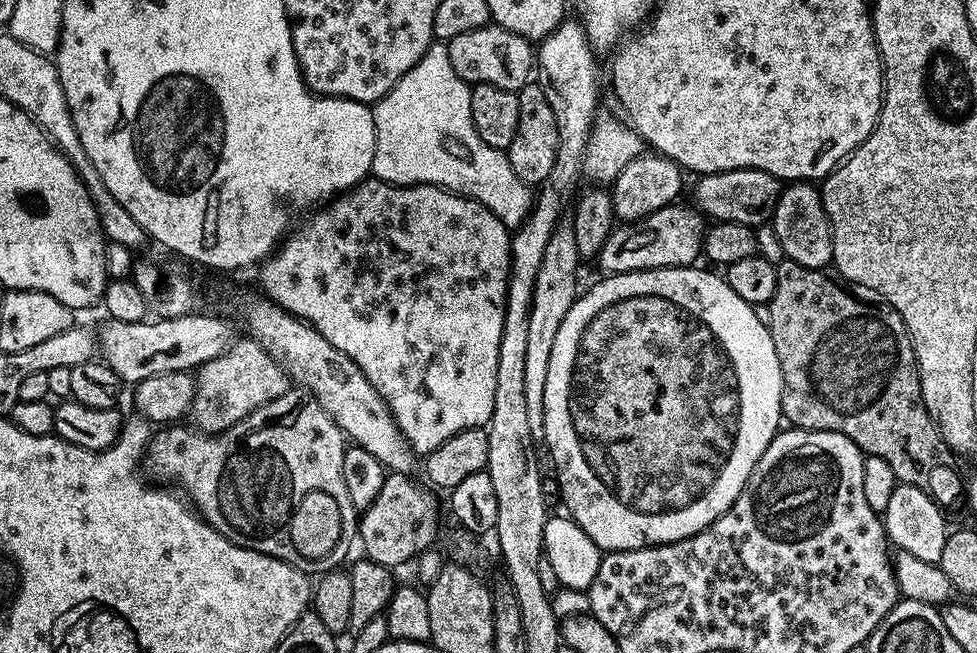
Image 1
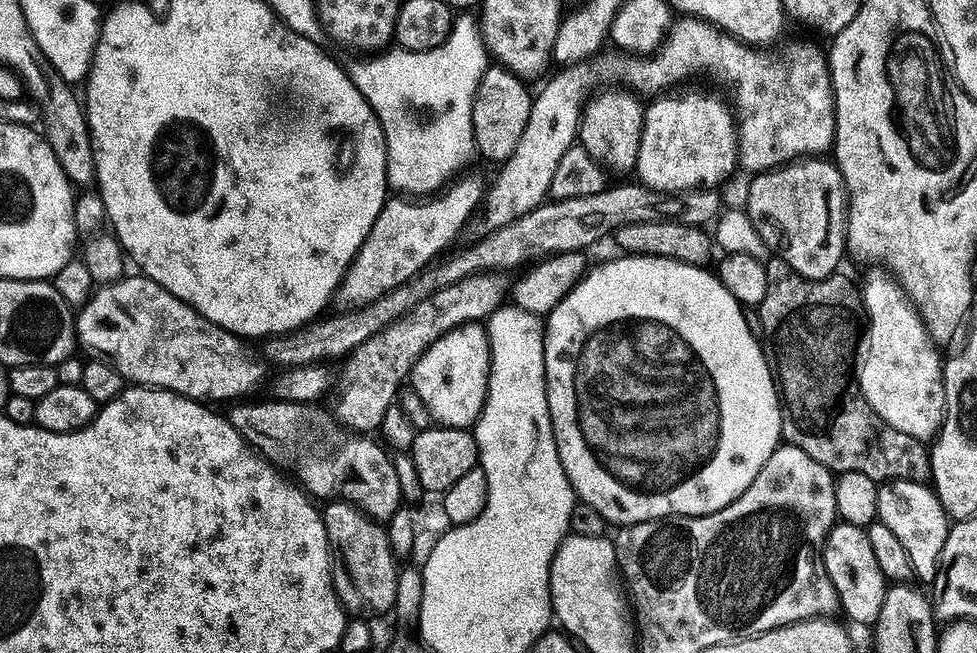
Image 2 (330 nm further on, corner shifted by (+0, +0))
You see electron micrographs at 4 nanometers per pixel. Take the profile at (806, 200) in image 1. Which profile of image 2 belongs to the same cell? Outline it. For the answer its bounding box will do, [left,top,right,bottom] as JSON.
[748,158,846,280]

